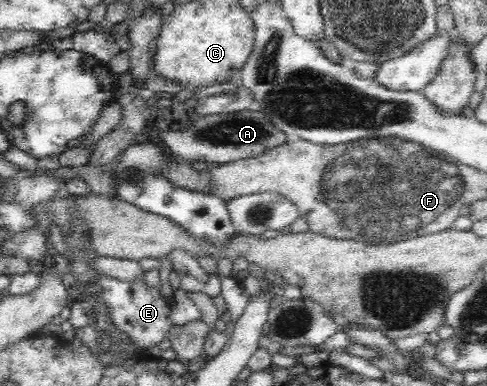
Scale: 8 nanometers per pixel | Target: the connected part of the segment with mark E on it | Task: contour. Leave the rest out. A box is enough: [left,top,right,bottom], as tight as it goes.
[100,275,174,350]

